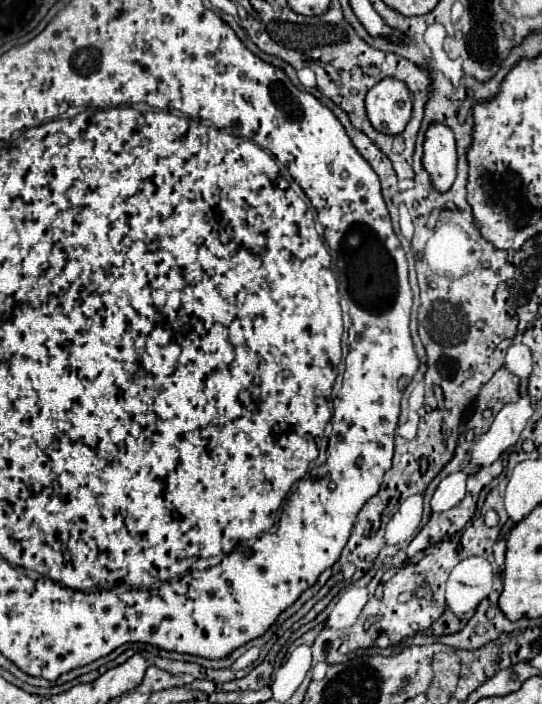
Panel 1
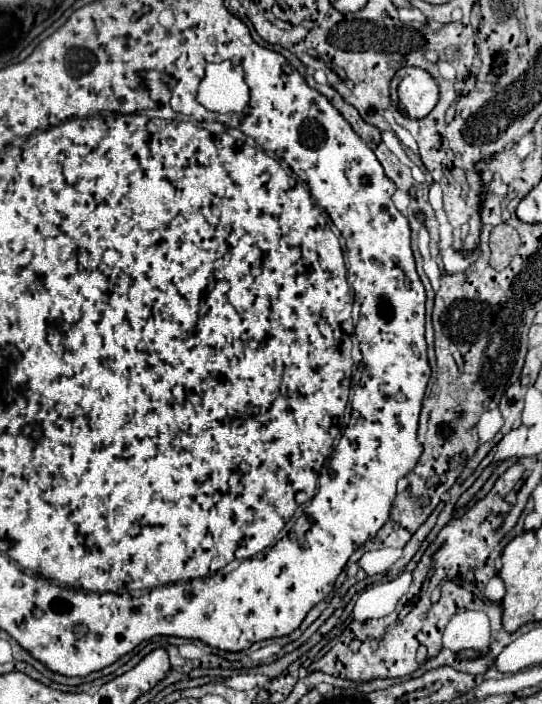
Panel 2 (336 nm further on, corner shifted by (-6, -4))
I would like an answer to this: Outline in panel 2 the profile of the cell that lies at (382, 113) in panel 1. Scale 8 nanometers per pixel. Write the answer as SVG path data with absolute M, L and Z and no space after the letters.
M407 66L391 80L391 100L401 114L425 118L439 100L439 86L427 70Z

